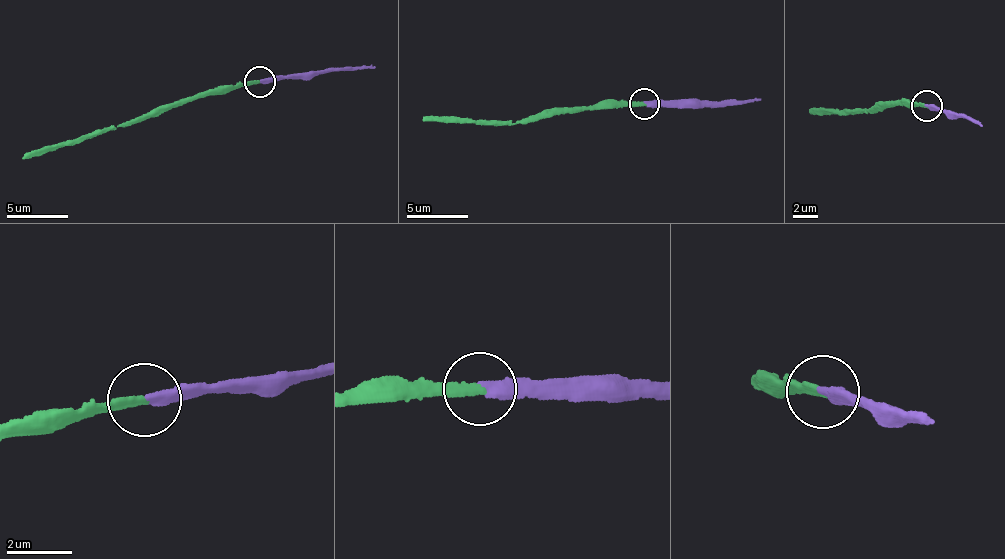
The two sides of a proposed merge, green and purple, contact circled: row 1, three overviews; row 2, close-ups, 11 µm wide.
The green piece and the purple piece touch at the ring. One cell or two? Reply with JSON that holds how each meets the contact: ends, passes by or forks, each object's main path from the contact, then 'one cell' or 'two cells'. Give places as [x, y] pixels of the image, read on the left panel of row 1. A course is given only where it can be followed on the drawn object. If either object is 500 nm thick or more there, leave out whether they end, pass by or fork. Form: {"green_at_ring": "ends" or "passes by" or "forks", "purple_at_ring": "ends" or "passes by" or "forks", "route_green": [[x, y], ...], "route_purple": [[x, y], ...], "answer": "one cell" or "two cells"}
{"green_at_ring": "ends", "purple_at_ring": "ends", "route_green": [[258, 82], [206, 90], [149, 110], [117, 127], [94, 129], [72, 142], [28, 152], [23, 159]], "route_purple": [[260, 82], [375, 65]], "answer": "one cell"}

